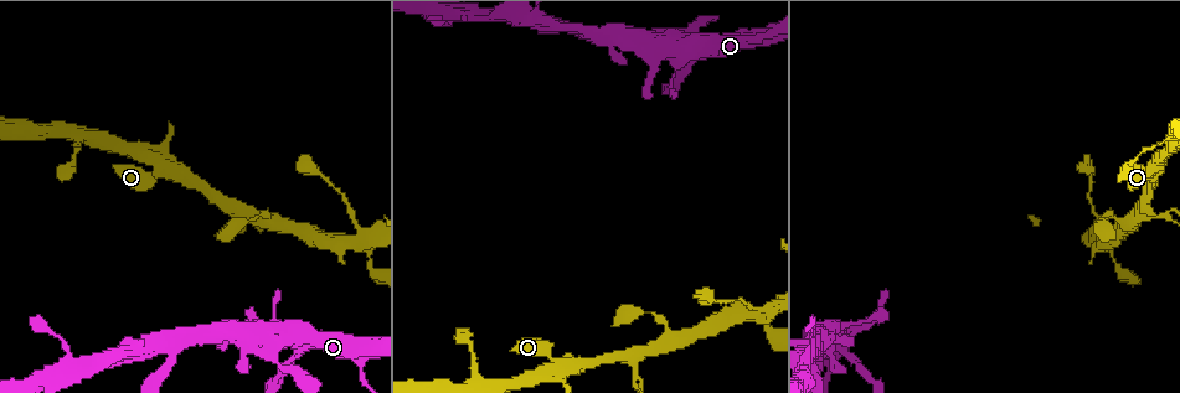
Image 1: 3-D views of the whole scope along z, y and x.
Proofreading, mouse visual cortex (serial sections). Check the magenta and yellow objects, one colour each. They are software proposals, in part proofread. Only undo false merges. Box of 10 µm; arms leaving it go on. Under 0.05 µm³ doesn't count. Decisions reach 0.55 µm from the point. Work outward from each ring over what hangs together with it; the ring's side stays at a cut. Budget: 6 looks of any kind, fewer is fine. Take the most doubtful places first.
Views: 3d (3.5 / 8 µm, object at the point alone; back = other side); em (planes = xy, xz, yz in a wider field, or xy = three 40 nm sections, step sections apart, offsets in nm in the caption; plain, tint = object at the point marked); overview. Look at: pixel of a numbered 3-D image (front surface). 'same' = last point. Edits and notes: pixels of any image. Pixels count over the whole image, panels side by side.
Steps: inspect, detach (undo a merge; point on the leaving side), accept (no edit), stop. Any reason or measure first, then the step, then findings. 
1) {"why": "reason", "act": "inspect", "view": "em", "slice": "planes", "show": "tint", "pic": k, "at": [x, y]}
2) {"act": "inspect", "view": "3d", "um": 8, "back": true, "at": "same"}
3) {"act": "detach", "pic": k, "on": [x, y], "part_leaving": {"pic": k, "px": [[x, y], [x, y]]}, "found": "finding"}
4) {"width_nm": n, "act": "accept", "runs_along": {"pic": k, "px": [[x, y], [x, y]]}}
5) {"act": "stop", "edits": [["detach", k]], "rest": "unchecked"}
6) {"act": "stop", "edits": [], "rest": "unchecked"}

{"why": "sharp bend", "act": "inspect", "view": "3d", "um": 3.5, "pic": 1, "at": [590, 34]}

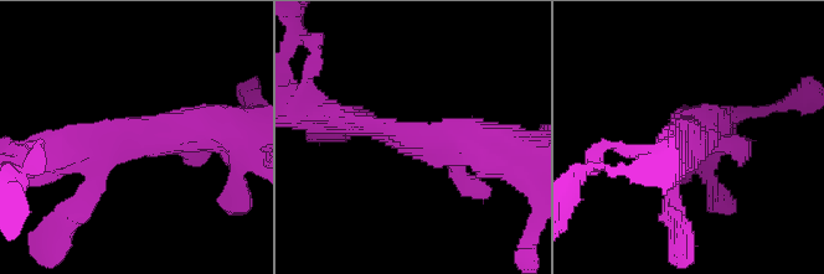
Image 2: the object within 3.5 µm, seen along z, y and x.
{"arms": 3, "arm_widths_nm": [150, 300, 500], "act": "inspect", "view": "em", "slice": "xy", "step": 5, "show": "tint", "pic": 2, "at": [413, 139]}

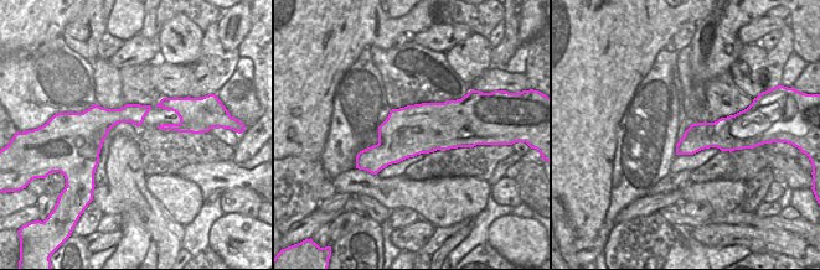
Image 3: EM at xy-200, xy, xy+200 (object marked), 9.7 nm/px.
{"act": "accept", "runs_along": {"pic": 3, "px": [[145, 108], [113, 117], [93, 159]]}, "found": "all the same cell"}

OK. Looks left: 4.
{"why": "sharp bend", "act": "inspect", "view": "3d", "um": 3.5, "pic": 1, "at": [563, 366]}

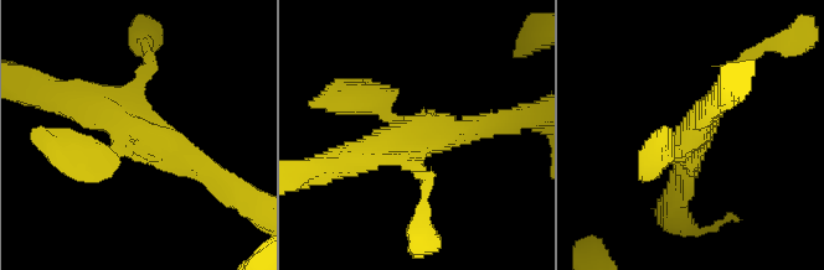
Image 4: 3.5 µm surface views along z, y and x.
{"why": "shape alone is not enough", "act": "inspect", "view": "em", "slice": "xy", "step": 5, "show": "tint", "pic": 4, "at": [418, 132]}

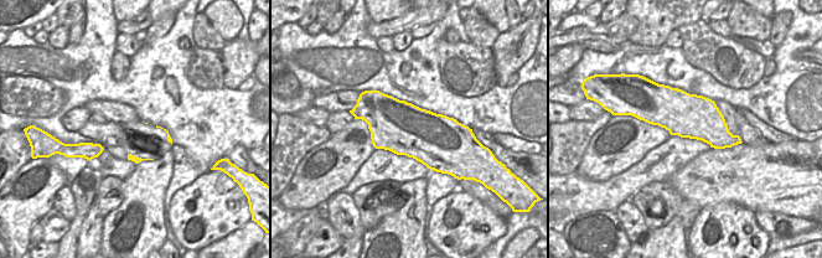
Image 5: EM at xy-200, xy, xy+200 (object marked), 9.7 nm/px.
{"arms": 4, "act": "accept", "runs_along": {"pic": 4, "px": [[353, 98], [406, 134], [490, 126]]}, "found": "all the same cell"}

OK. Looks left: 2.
{"why": "a fork", "act": "inspect", "view": "3d", "um": 3.5, "pic": 1, "at": [626, 356]}

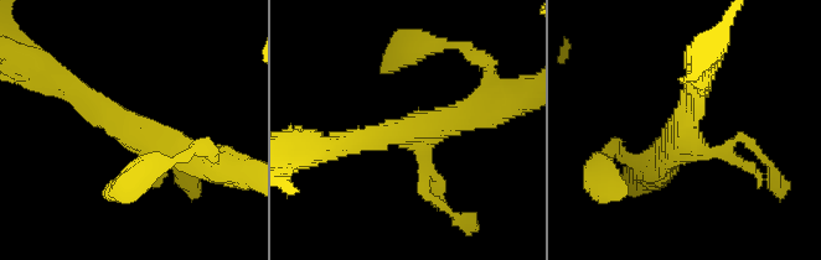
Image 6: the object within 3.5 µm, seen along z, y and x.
{"arms": 3, "arm_widths_nm": [150, 250, 400], "act": "inspect", "view": "em", "slice": "xy", "step": 3, "show": "tint", "pic": 6, "at": [406, 130]}

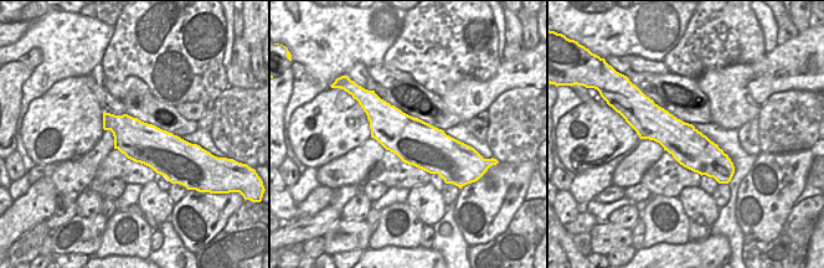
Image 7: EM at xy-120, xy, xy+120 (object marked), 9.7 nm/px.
{"act": "accept", "runs_along": {"pic": 7, "px": [[637, 123], [655, 123], [730, 168]]}, "found": "all the same cell"}

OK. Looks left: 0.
{"act": "stop", "edits": [], "rest": "unchecked"}

